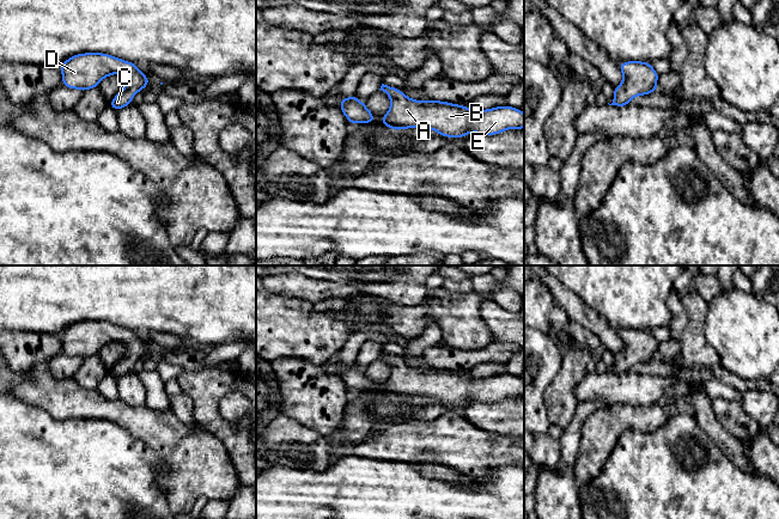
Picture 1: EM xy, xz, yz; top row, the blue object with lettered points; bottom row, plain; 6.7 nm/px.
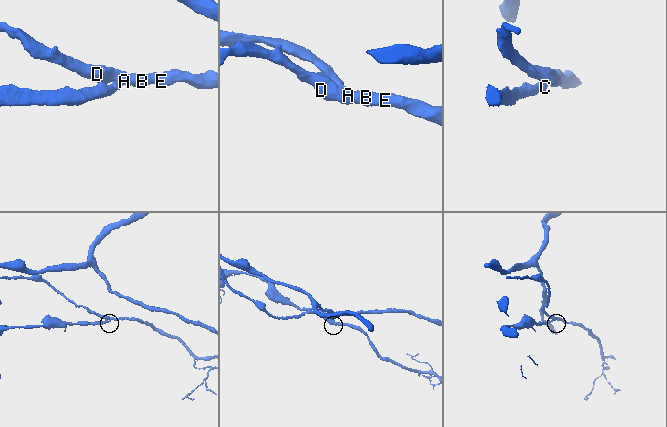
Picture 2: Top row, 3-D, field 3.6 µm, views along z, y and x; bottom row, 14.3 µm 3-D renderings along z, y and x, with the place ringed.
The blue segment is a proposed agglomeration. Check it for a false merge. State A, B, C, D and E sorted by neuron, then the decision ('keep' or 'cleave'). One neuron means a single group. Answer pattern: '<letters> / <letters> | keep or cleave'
A B C D E | keep

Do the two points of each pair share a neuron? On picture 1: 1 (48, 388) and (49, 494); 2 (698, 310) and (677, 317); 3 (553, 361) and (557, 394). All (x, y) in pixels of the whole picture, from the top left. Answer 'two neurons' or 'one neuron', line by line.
1: two neurons
2: two neurons
3: two neurons

